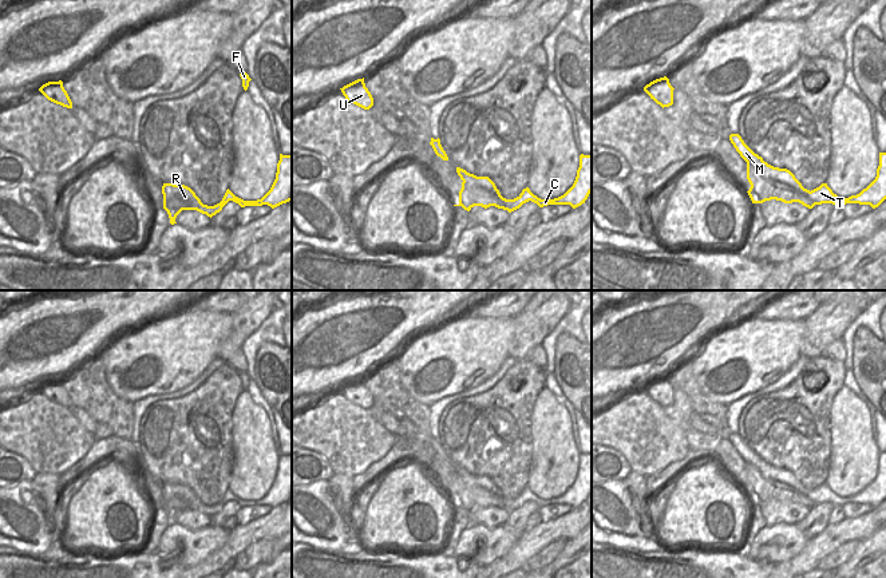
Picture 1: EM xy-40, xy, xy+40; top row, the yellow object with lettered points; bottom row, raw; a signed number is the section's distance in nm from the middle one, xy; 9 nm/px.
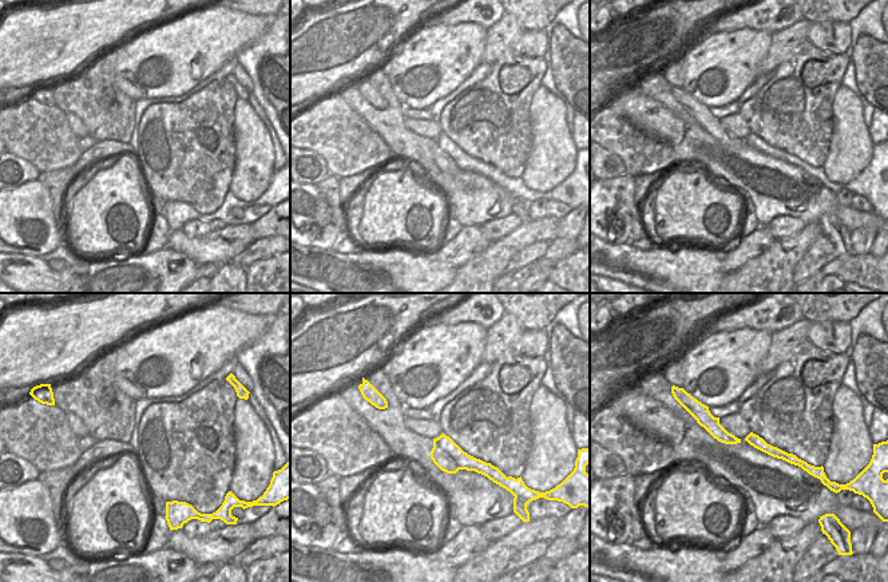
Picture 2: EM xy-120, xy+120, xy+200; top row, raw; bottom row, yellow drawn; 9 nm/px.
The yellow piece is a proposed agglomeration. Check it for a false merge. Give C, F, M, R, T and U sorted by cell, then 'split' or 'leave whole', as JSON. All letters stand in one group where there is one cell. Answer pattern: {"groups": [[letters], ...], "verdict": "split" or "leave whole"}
{"groups": [["C", "F", "R", "T"], ["M", "U"]], "verdict": "split"}

